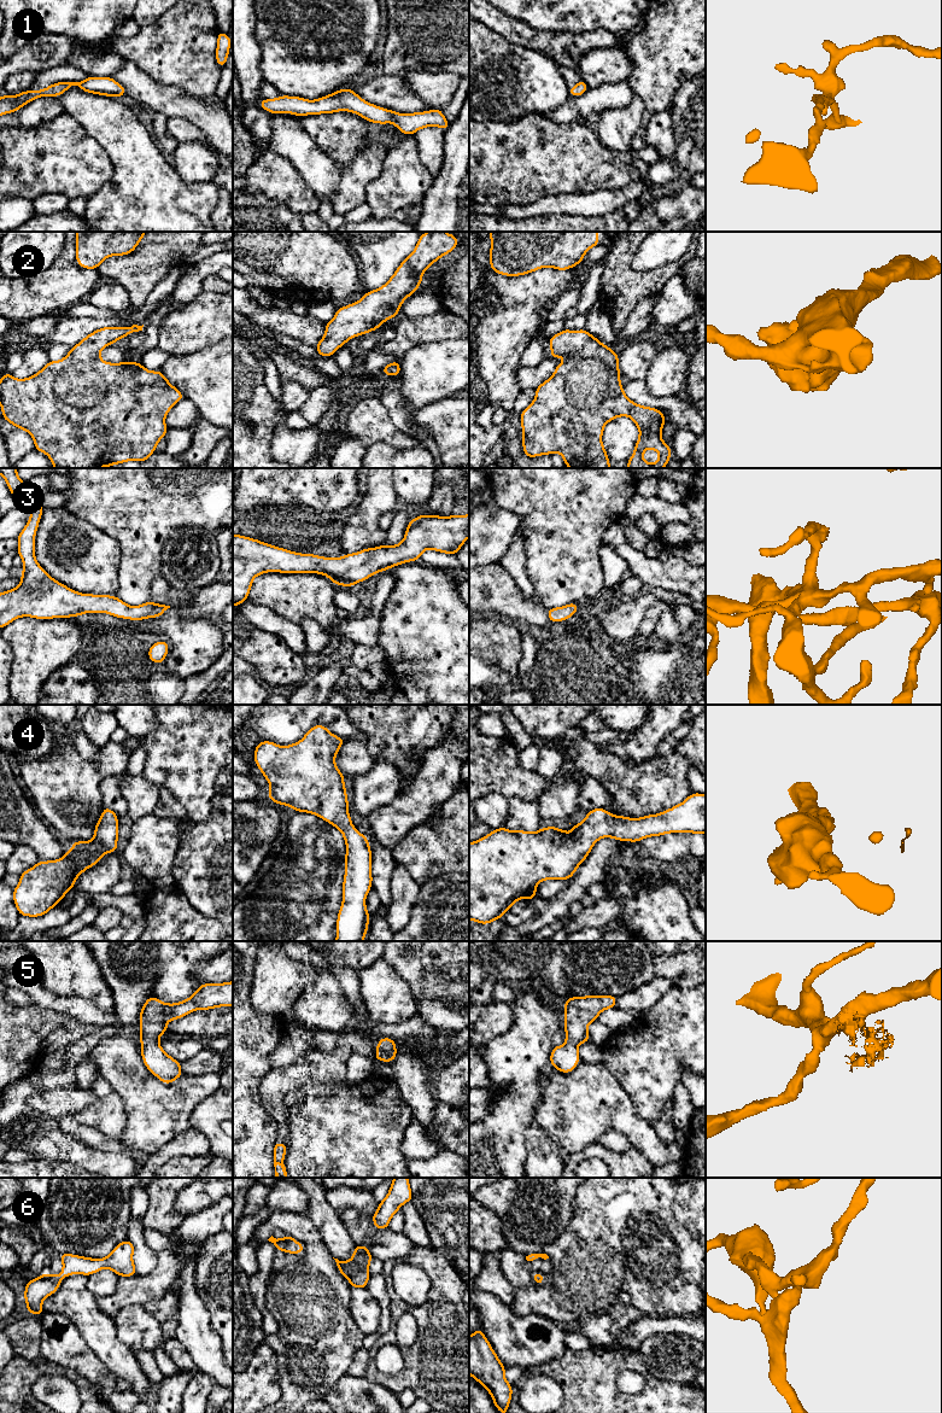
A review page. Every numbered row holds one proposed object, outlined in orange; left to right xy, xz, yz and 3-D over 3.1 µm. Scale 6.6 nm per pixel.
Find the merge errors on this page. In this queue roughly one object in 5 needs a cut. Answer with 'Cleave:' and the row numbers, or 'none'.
Cleave: none

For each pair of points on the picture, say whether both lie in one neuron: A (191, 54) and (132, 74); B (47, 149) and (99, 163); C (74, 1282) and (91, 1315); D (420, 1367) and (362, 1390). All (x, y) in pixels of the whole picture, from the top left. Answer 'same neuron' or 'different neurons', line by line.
A: different neurons
B: same neuron
C: same neuron
D: different neurons

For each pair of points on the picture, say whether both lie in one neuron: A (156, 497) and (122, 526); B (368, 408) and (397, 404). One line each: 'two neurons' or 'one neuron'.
A: one neuron
B: two neurons

